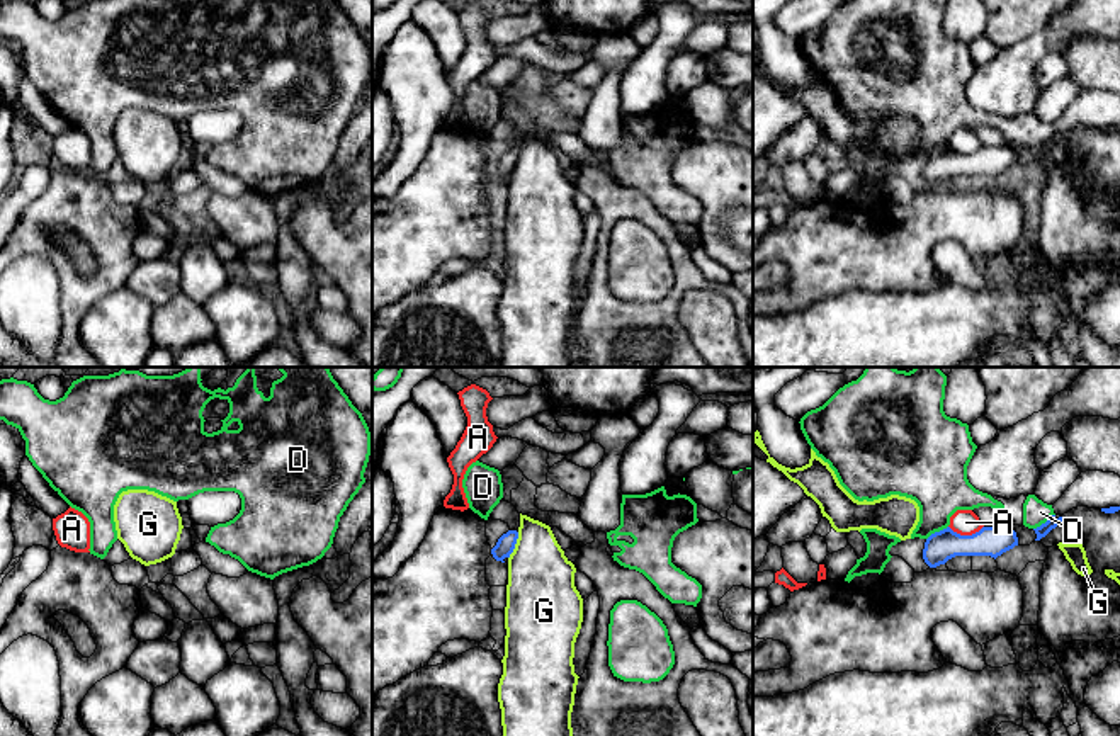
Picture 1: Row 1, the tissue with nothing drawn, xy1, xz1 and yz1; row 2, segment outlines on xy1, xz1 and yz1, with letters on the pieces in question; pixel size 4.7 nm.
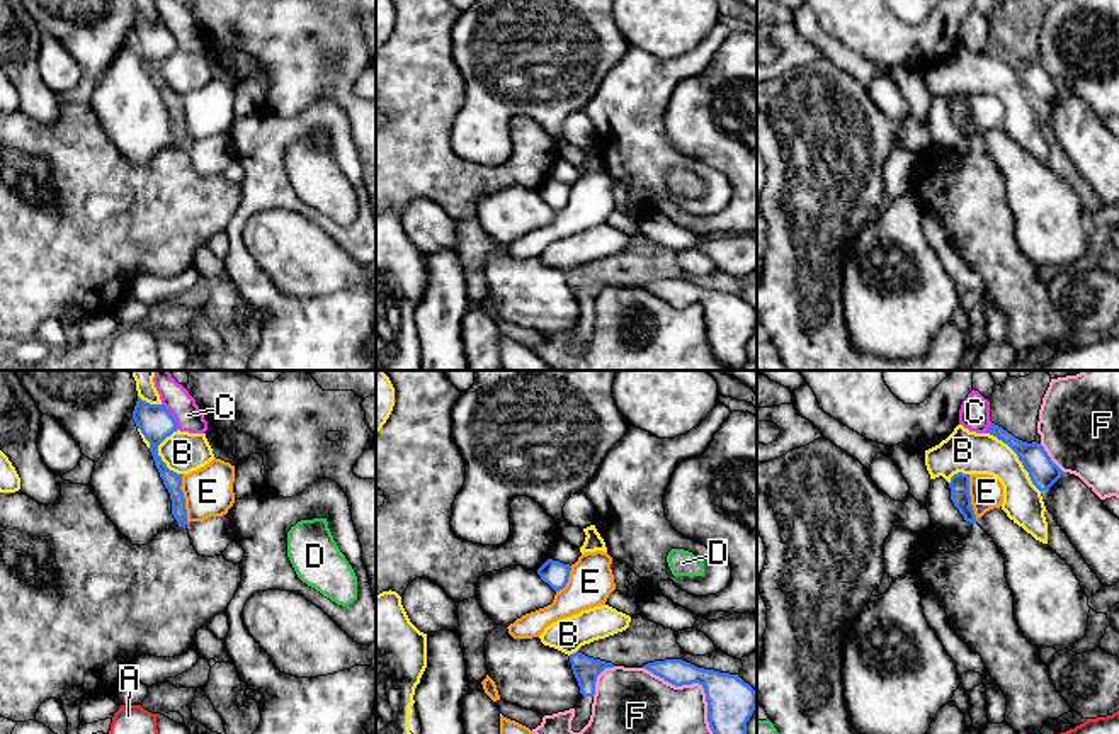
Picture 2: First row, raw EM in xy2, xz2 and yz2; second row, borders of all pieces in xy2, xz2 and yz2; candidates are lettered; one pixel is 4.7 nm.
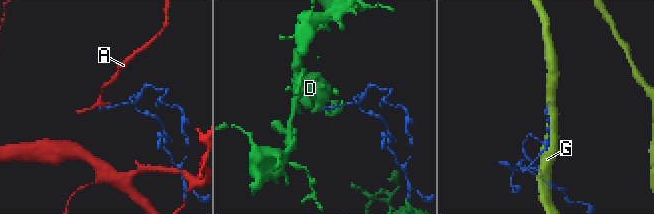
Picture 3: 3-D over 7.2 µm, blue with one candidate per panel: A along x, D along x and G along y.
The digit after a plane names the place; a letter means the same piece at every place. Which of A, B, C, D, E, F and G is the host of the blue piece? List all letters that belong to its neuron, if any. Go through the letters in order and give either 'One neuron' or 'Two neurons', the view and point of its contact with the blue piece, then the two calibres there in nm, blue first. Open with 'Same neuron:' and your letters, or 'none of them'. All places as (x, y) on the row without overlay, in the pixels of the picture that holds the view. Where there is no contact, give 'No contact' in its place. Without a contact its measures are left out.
Same neuron: none of them
A: Two neurons. Touches blue at yz1 (966, 155). Thickness 140 nm (blue) against 120 nm
B: Two neurons. Touches blue at yz2 (1019, 79). Thickness 140 nm (blue) against 200 nm
C: Two neurons. Touches blue at xy2 (172, 36). Thickness 160 nm (blue) against 140 nm
D: Two neurons. Touches blue at yz1 (1046, 141). Thickness 60 nm (blue) against 120 nm
E: Two neurons. Touches blue at xy2 (184, 118). Thickness 90 nm (blue) against 240 nm
F: Two neurons. Touches blue at xz2 (704, 311). Thickness 220 nm (blue) against 400 nm
G: Two neurons. Touches blue at xz1 (514, 165). Thickness 90 nm (blue) against 320 nm

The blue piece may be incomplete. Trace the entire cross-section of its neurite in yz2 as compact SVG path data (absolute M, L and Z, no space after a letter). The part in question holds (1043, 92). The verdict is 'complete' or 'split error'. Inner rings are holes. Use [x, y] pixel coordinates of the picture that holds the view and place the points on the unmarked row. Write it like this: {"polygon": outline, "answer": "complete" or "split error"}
{"polygon": "M990 42L986 53L1007 63L1017 73L1032 104L1039 110L1049 109L1061 97L1063 90L1051 80L1041 63L1022 61L995 42Z", "answer": "complete"}

